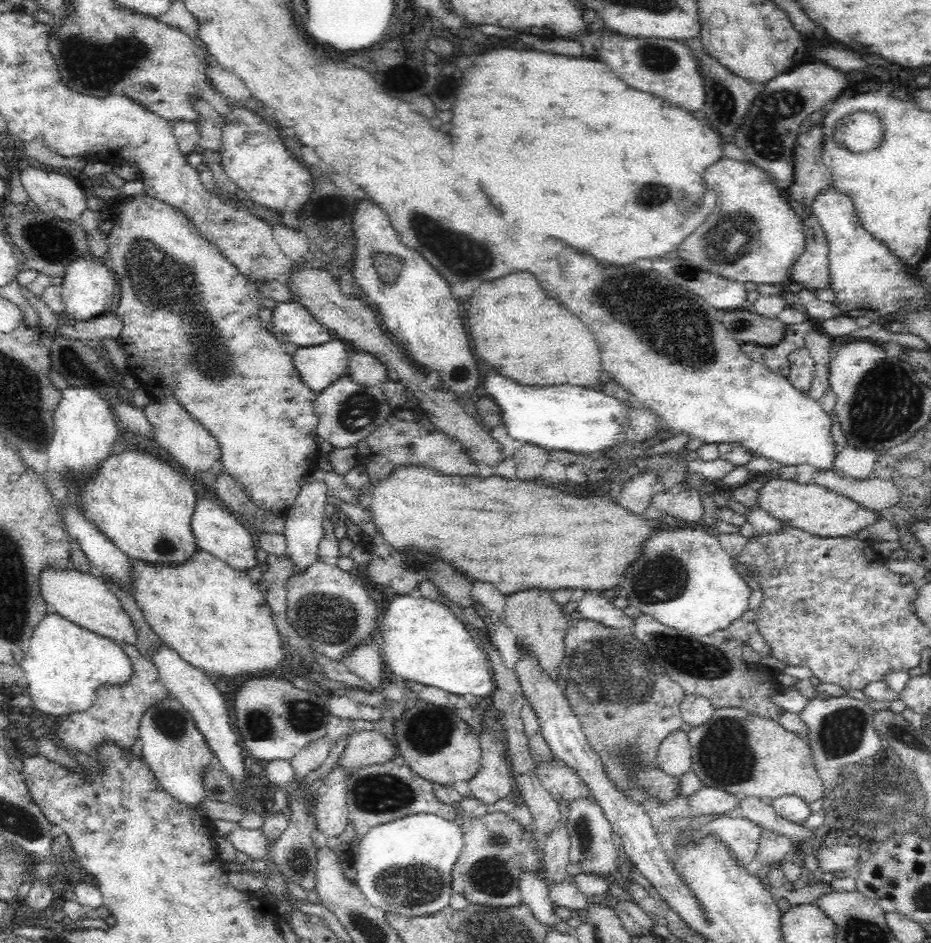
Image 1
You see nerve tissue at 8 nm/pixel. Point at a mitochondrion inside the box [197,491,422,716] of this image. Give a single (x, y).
(328, 619)

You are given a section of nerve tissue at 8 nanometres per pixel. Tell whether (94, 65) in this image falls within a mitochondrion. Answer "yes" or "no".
yes

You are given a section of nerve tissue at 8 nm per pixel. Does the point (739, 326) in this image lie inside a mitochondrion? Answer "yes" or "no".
yes

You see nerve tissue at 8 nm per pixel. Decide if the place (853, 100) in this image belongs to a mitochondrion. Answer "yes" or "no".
no

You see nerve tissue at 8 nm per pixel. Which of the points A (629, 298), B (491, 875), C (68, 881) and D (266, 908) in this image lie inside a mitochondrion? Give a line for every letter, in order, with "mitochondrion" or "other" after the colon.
A: mitochondrion
B: mitochondrion
C: other
D: other

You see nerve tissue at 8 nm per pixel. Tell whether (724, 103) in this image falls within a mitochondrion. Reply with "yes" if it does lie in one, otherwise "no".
yes

